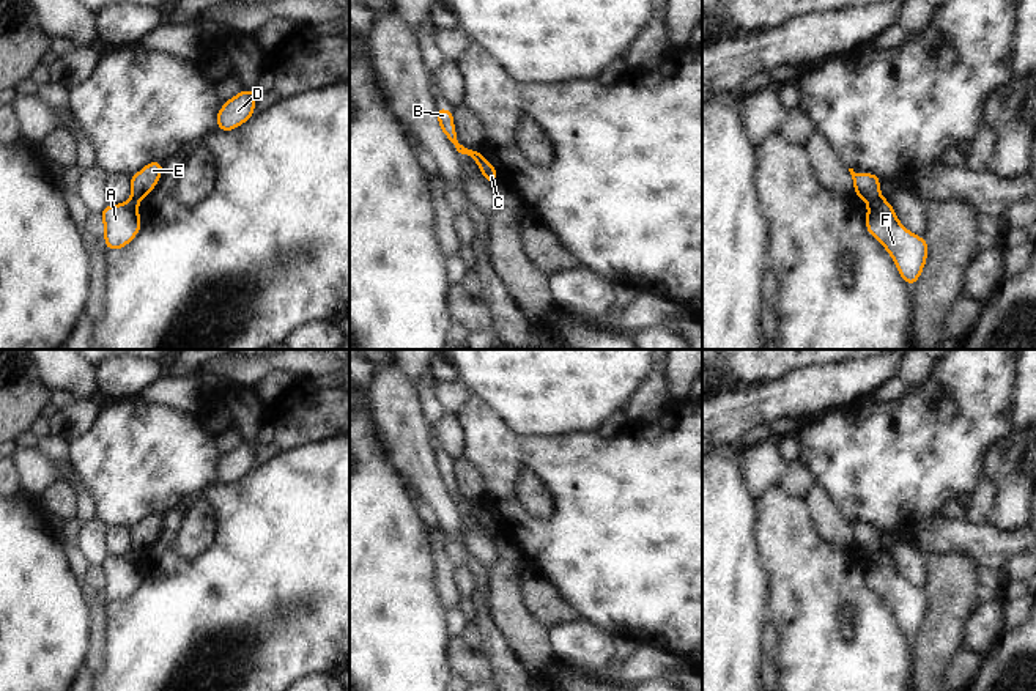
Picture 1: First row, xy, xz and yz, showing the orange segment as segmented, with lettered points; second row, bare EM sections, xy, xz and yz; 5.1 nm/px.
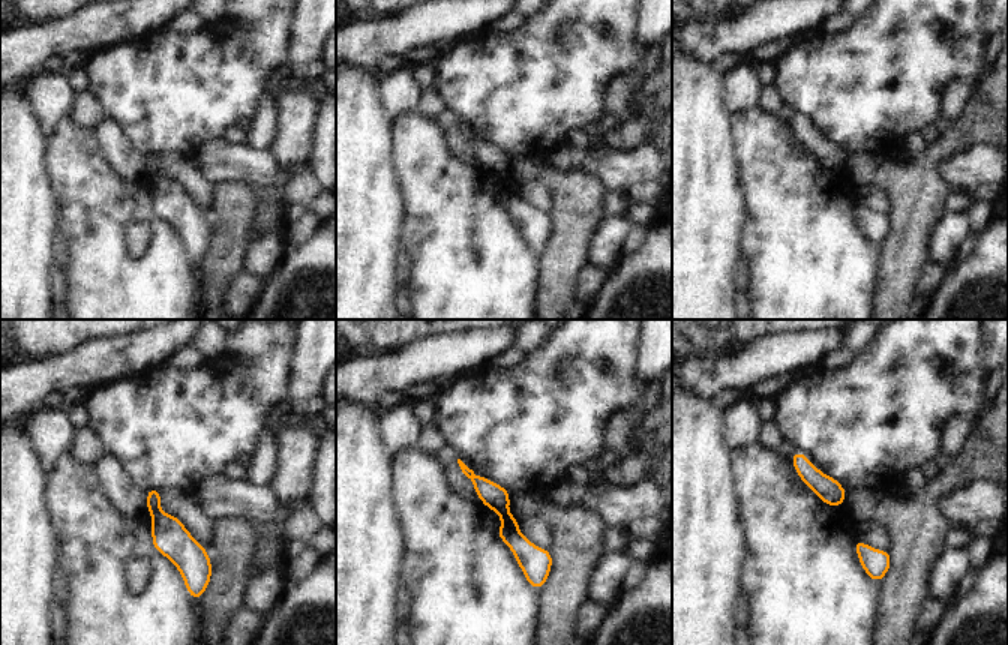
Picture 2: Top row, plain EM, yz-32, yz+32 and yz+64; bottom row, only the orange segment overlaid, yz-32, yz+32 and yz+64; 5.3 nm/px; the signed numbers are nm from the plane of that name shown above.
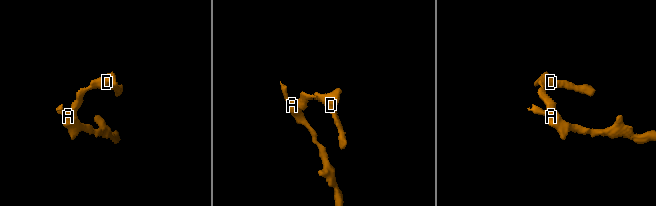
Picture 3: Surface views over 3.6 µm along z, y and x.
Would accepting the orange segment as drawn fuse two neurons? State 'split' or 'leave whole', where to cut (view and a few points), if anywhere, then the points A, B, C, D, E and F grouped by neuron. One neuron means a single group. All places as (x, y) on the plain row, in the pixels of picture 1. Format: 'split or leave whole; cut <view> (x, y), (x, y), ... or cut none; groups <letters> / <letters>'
split; cut yz (880, 550), (868, 554); groups A B C F / D E

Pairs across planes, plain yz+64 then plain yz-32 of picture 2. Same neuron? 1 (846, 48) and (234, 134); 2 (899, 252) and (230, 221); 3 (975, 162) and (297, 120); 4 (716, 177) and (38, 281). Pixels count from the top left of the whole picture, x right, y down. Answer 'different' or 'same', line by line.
1: different
2: same
3: different
4: same

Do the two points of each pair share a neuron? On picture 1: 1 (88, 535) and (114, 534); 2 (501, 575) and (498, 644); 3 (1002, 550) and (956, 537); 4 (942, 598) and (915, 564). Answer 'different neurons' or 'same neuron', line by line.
1: different neurons
2: different neurons
3: same neuron
4: different neurons

